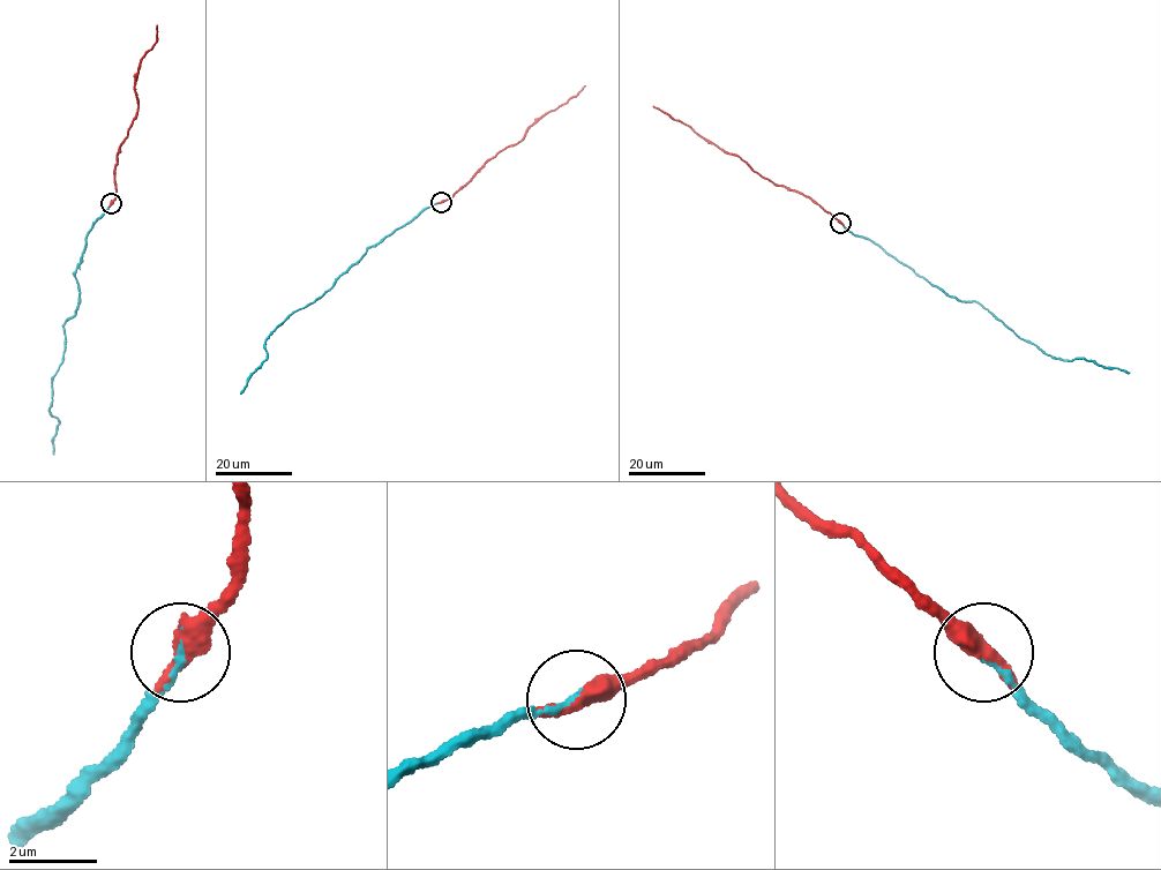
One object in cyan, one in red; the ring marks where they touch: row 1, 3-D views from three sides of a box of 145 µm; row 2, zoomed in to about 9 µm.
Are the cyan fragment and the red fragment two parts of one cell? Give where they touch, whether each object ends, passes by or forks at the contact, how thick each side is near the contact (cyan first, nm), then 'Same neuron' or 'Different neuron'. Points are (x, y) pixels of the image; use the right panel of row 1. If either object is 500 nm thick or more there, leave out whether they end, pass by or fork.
Place: (840, 223). Thickness 110 nm (cyan) against 550 nm. Same neuron

